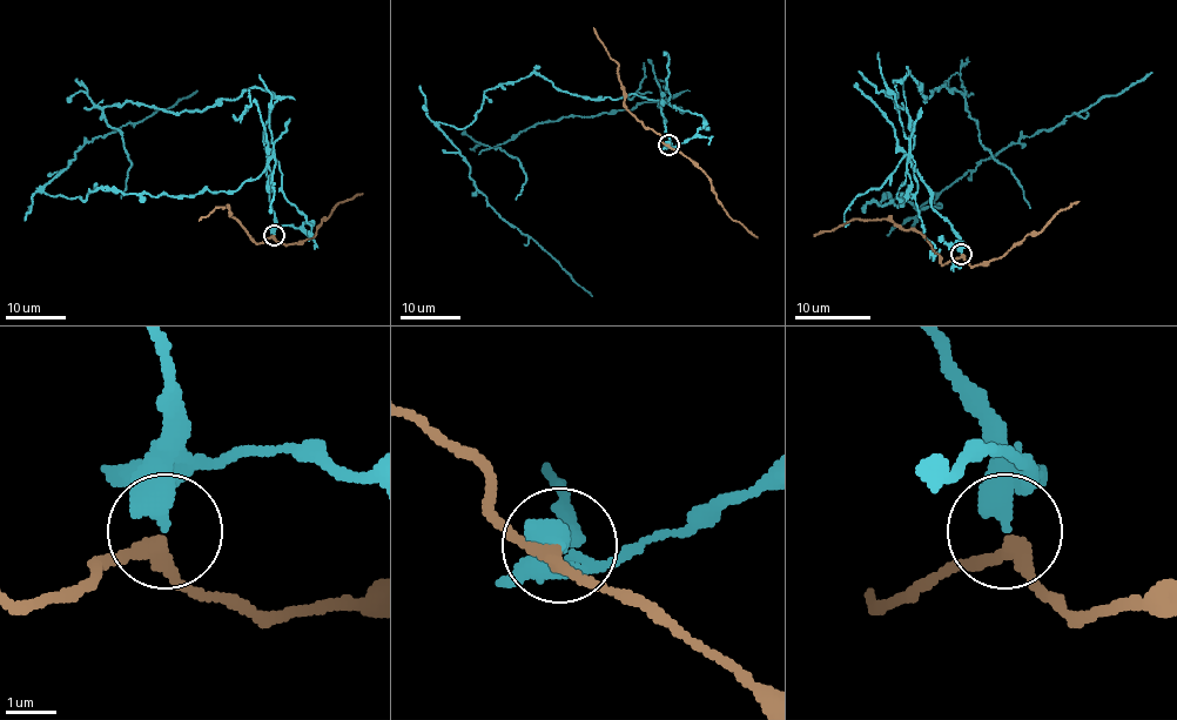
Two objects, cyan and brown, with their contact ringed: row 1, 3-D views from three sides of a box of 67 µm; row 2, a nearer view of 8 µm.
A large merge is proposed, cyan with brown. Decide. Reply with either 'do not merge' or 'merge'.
do not merge

